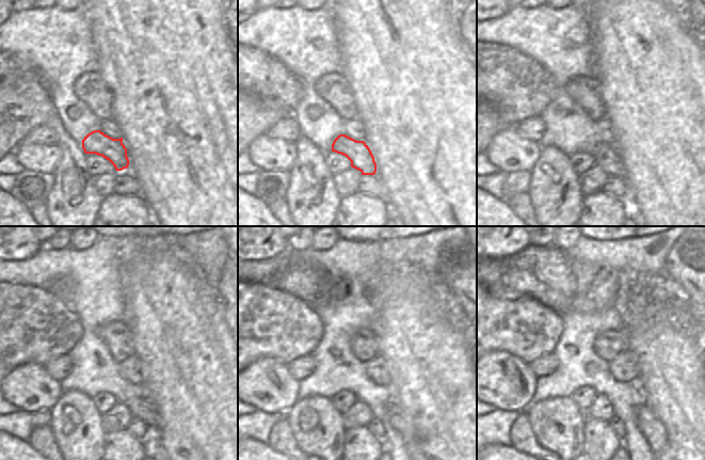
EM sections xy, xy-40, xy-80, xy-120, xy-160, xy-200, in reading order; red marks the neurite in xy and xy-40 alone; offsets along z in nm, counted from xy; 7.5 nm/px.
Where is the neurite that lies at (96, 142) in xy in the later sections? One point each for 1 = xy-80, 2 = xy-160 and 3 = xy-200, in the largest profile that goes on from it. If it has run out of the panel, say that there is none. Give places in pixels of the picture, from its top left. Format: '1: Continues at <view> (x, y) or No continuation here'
1: Continues at xy-80 (605, 156)
2: Continues at xy-160 (398, 419)
3: Continues at xy-200 (654, 431)

